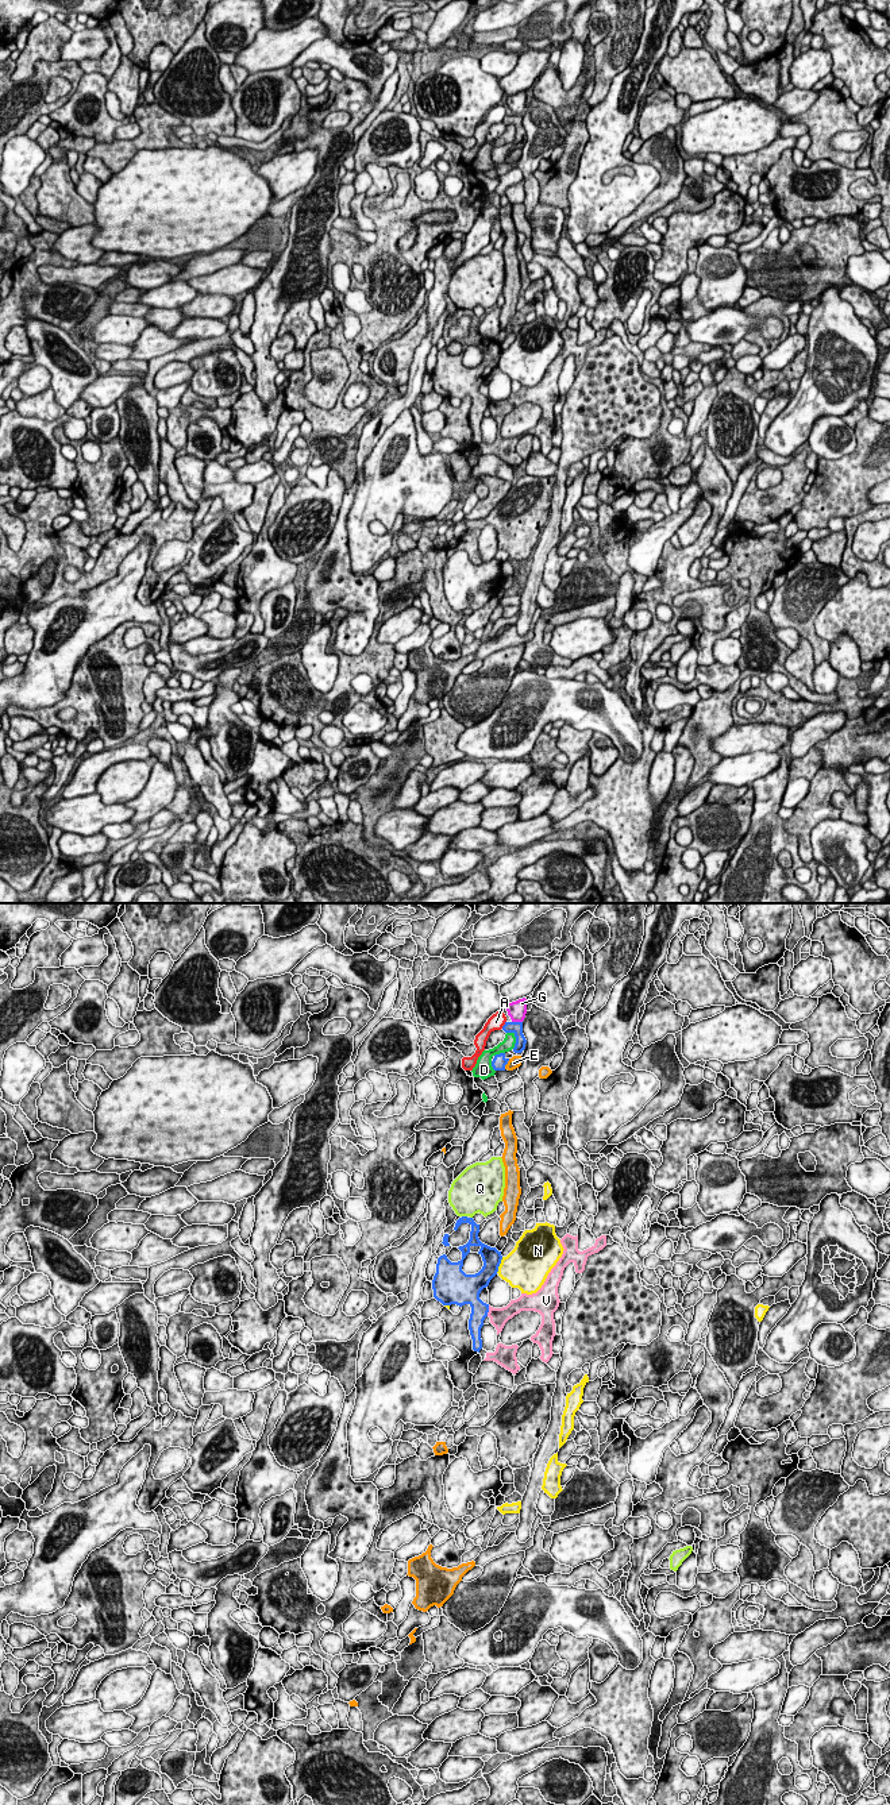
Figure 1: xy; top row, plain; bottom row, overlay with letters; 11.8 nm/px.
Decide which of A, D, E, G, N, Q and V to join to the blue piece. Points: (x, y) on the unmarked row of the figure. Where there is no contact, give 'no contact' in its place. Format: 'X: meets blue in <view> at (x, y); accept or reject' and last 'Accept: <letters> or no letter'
A: meets blue in xy at (504, 118); reject
D: meets blue in xy at (516, 131); reject
E: meets blue in xy at (507, 155); reject
G: meets blue in xy at (517, 115); accept
N: meets blue in xy at (499, 358); reject
Q: meets blue in xy at (465, 309); reject
V: meets blue in xy at (488, 404); reject
Accept: G

